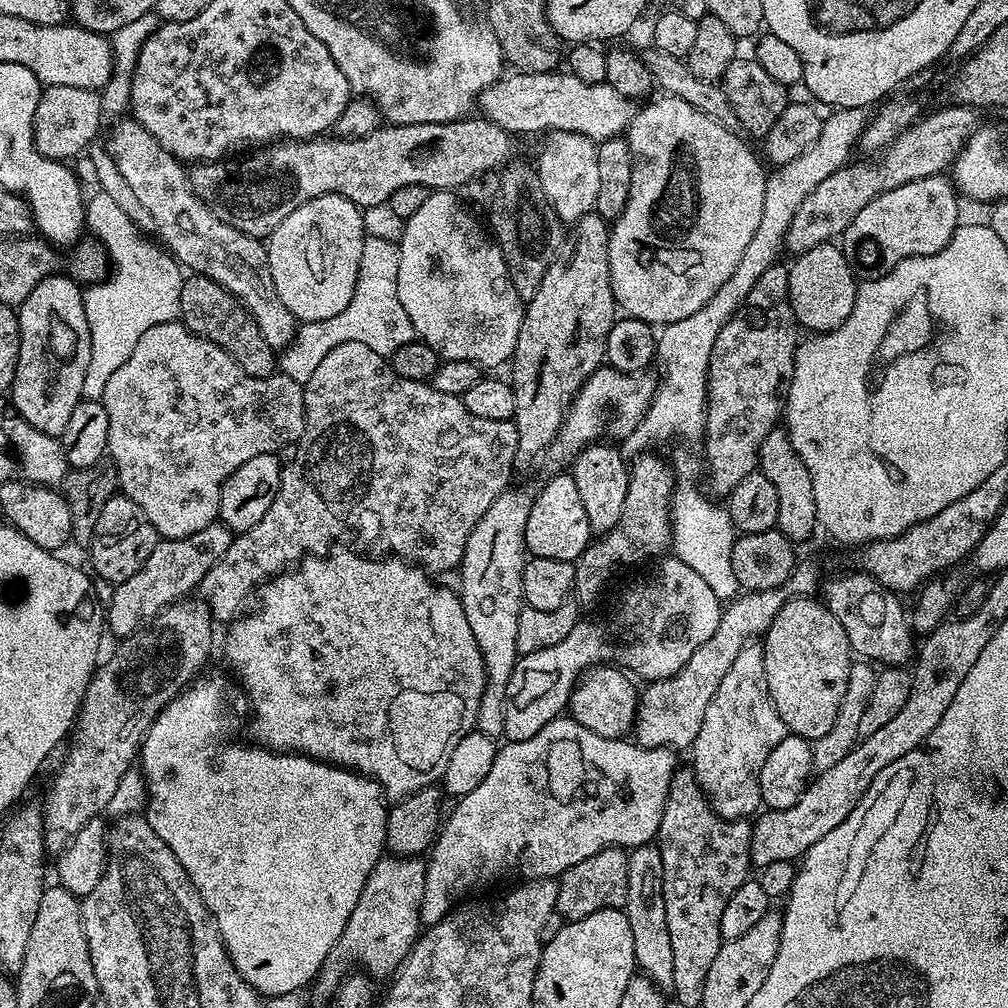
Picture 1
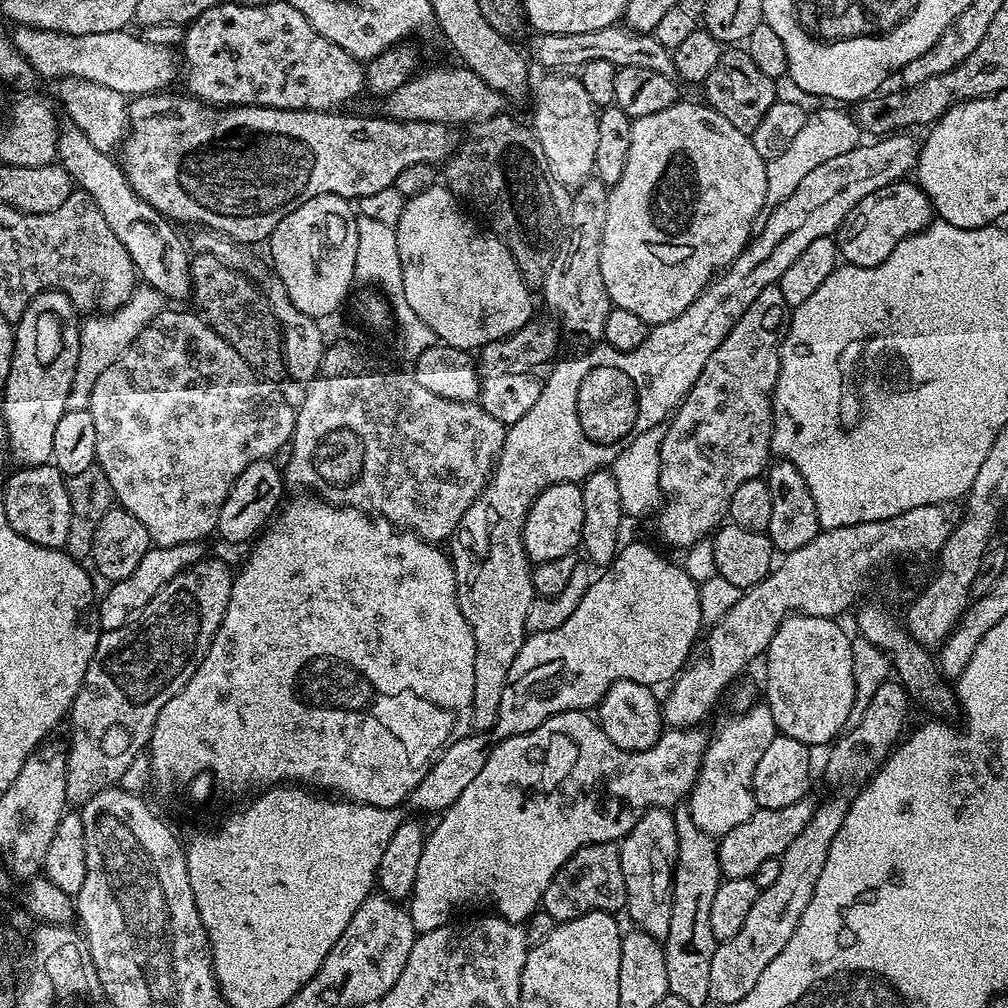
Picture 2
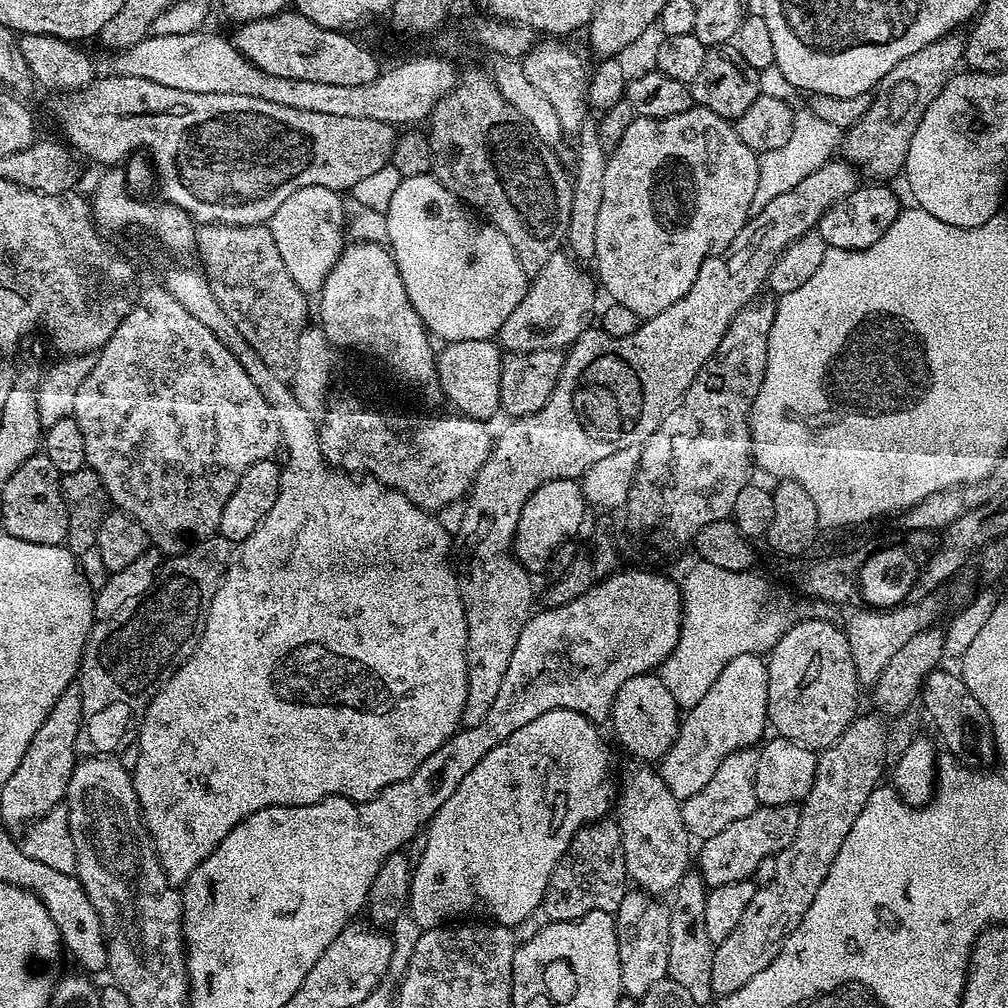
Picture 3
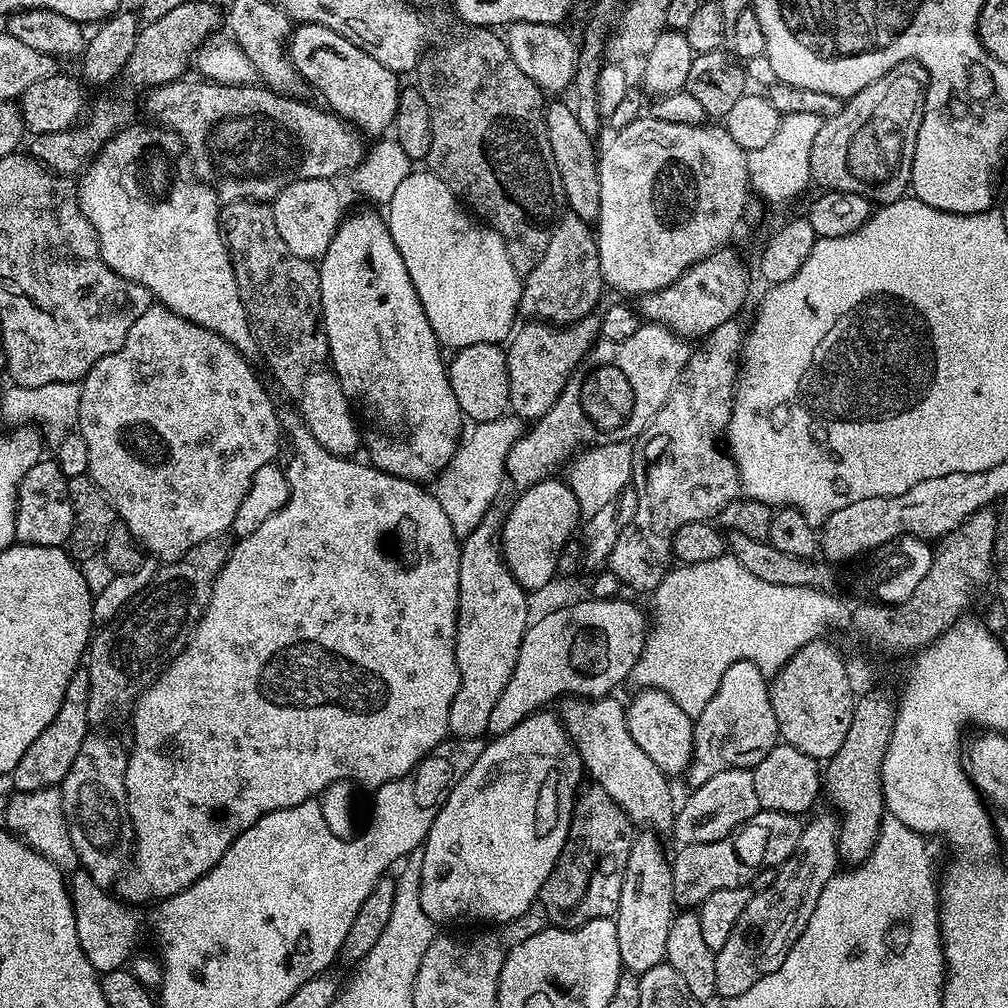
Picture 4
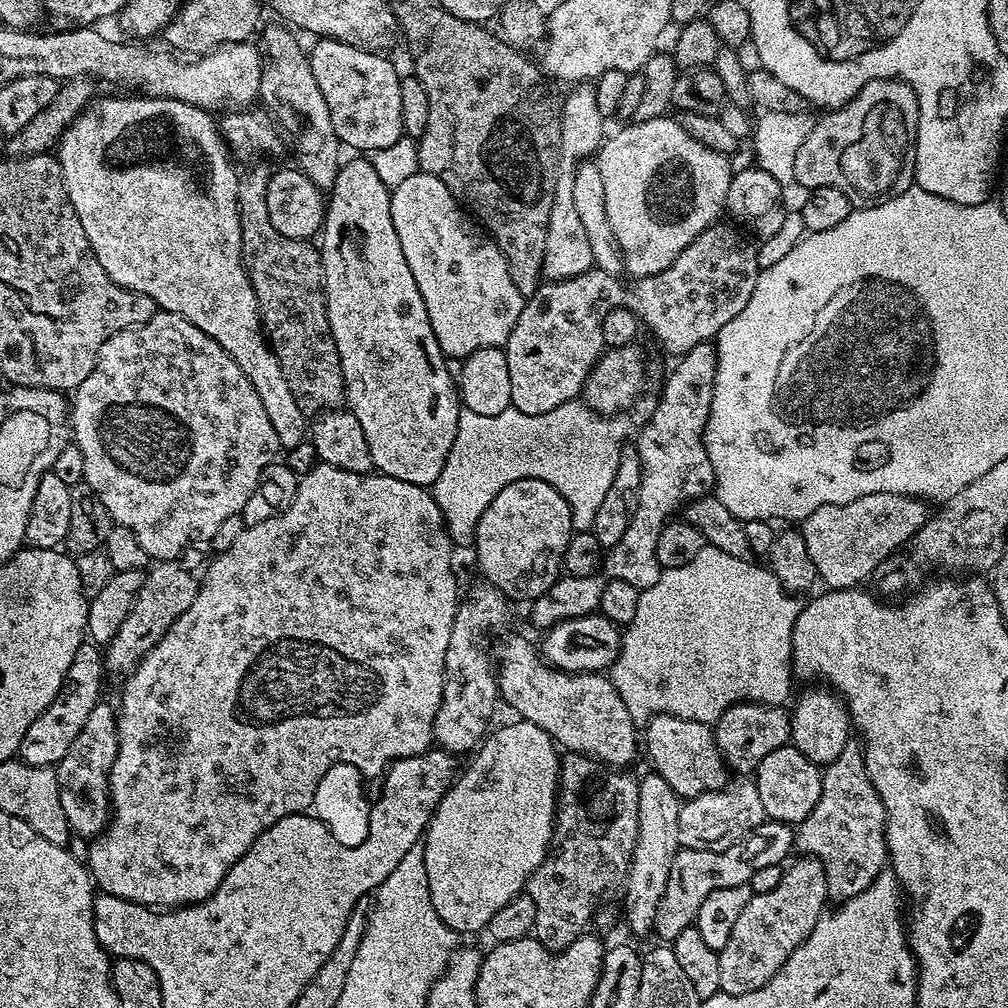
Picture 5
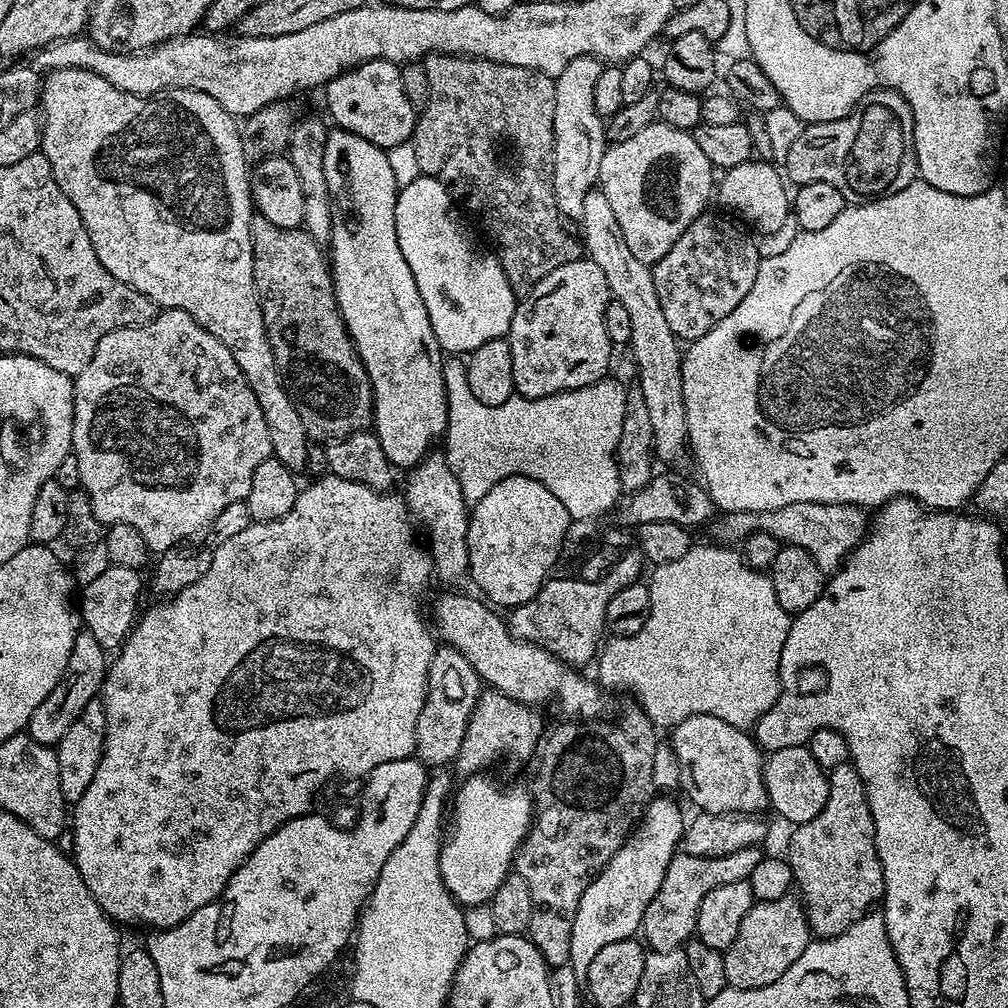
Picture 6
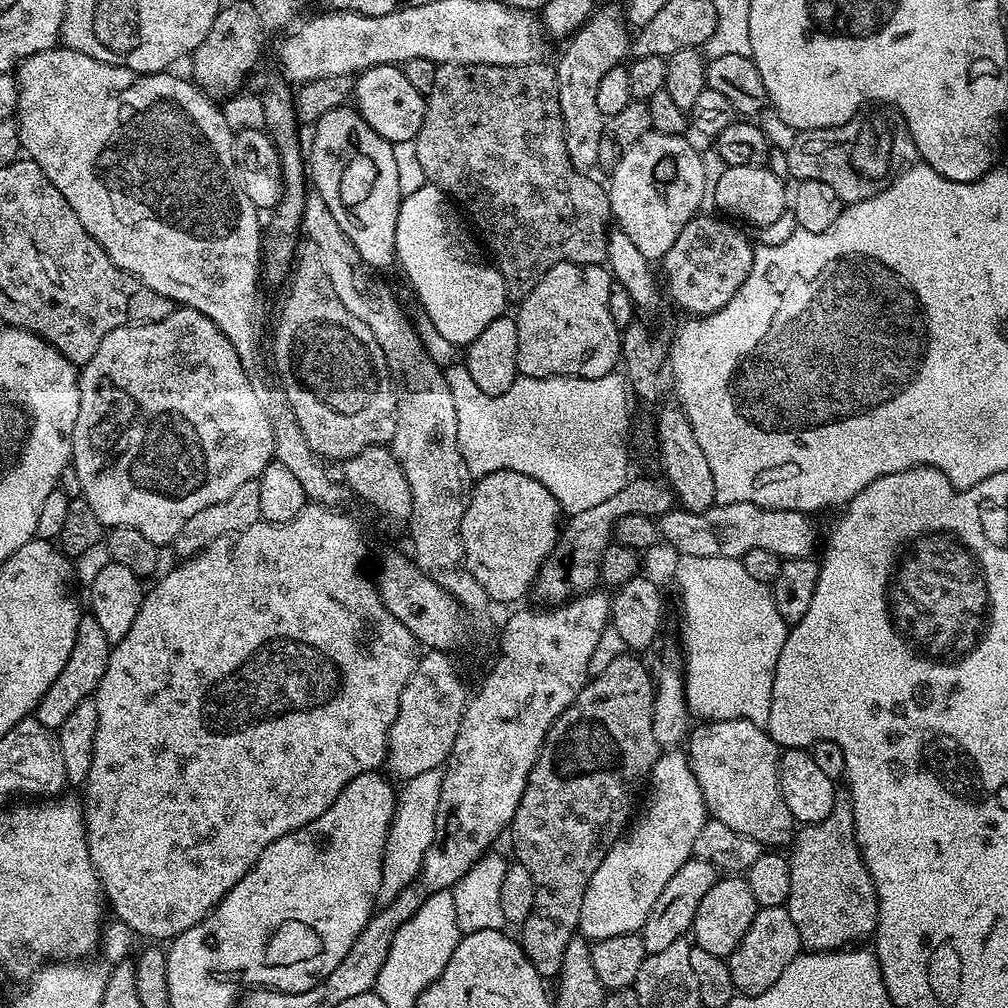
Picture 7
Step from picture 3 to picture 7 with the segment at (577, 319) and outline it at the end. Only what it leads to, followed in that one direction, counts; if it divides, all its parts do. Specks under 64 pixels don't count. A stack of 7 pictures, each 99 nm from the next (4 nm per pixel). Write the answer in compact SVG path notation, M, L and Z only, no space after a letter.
M597 11L567 41L560 61L555 61L556 81L558 82L558 106L562 110L564 141L570 154L570 162L575 168L592 170L599 165L598 146L604 133L605 117L598 110L598 82L606 70L614 70L620 60L630 52L630 32L625 21L612 12Z

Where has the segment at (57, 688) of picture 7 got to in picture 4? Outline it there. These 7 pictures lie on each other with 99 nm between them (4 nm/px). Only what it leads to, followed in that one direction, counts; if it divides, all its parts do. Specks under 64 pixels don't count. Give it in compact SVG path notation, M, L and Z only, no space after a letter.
M77 670L70 678L70 686L66 686L66 694L58 706L58 714L30 742L30 750L22 754L18 766L10 773L13 789L16 792L33 792L43 788L56 788L66 778L70 766L74 766L74 758L78 758L78 750L82 750L82 742L90 734L88 718L88 699L90 698L90 678L87 671Z

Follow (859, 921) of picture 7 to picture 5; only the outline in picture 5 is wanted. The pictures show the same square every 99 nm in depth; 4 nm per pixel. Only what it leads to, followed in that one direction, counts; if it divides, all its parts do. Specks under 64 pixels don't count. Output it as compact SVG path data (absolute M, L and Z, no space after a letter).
M849 738L846 742L846 750L842 750L842 754L838 754L838 758L834 758L834 762L823 765L822 768L822 794L818 794L818 802L814 802L814 810L810 810L810 814L806 814L806 818L794 828L794 848L797 853L813 856L818 862L822 862L822 870L826 870L826 886L828 887L828 895L833 901L843 902L854 898L858 894L862 894L862 890L866 890L878 878L880 872L885 871L888 859L888 844L884 841L884 834L888 827L888 815L882 806L882 798L878 794L878 790L874 786L874 782L870 778L870 774L866 774L866 758L864 757L864 746L859 739Z

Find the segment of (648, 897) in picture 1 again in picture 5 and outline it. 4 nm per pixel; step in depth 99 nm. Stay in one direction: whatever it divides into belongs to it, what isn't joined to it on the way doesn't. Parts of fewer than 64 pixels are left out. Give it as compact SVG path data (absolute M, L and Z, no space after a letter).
M524 636L506 637L505 640L497 646L496 652L494 648L494 660L496 663L496 687L498 689L499 699L503 701L503 703L505 700L505 702L516 711L515 715L519 717L519 719L525 720L526 722L534 722L534 726L542 726L542 730L546 730L546 734L550 734L553 741L555 741L565 753L581 752L584 756L591 756L592 759L599 760L601 764L609 766L628 766L628 763L635 758L636 740L638 744L637 721L630 718L630 710L626 710L626 702L622 702L622 694L618 694L618 690L614 690L611 679L609 679L607 675L598 672L564 672L560 668L554 668L538 651L537 645L535 648Z

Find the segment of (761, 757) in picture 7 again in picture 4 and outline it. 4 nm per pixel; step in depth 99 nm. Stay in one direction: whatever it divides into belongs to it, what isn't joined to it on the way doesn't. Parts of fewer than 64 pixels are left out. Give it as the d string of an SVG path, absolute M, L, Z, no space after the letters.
M641 688L635 693L637 696L632 701L627 701L626 726L630 726L630 735L634 738L634 742L638 742L638 746L645 754L652 759L654 766L658 766L658 770L662 770L664 775L669 778L675 778L676 775L687 773L690 761L694 756L694 720L686 714L686 710L682 710L682 706L678 706L674 702L674 698L670 698L662 690L654 690L653 688Z

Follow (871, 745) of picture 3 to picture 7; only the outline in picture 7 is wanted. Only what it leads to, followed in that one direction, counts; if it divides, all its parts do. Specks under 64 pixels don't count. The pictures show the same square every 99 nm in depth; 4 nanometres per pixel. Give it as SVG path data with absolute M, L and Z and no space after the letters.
M787 907L760 908L754 914L754 922L750 922L750 930L746 930L742 942L726 957L737 993L757 996L762 994L762 990L770 990L770 986L778 982L782 970L786 970L786 966L790 966L790 962L794 962L801 952L798 930L790 919Z

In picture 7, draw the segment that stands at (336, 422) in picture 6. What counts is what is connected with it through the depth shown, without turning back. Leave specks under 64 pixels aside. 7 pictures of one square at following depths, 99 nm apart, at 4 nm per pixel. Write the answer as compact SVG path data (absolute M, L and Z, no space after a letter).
M304 242L297 247L287 284L280 321L272 332L270 360L276 363L280 388L288 399L287 411L298 422L302 434L306 434L310 450L325 461L343 462L375 444L387 445L396 429L398 392L382 346L378 346L376 336L370 334L370 326L354 318L354 314L342 306L338 294L334 294L334 286L330 286L330 278L326 278L326 270L322 270L321 254L311 244Z

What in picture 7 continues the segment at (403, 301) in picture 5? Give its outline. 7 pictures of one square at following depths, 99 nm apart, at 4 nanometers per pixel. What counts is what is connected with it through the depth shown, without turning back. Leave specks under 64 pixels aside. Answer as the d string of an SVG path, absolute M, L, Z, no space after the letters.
M352 106L326 110L326 114L316 120L311 132L312 149L309 147L306 152L306 168L310 173L311 187L312 184L316 187L313 188L315 195L320 196L326 206L330 206L330 214L334 214L338 226L342 226L342 234L346 234L369 269L384 268L388 263L391 265L396 254L396 227L402 199L391 142L374 134L374 130L366 126L364 119Z

